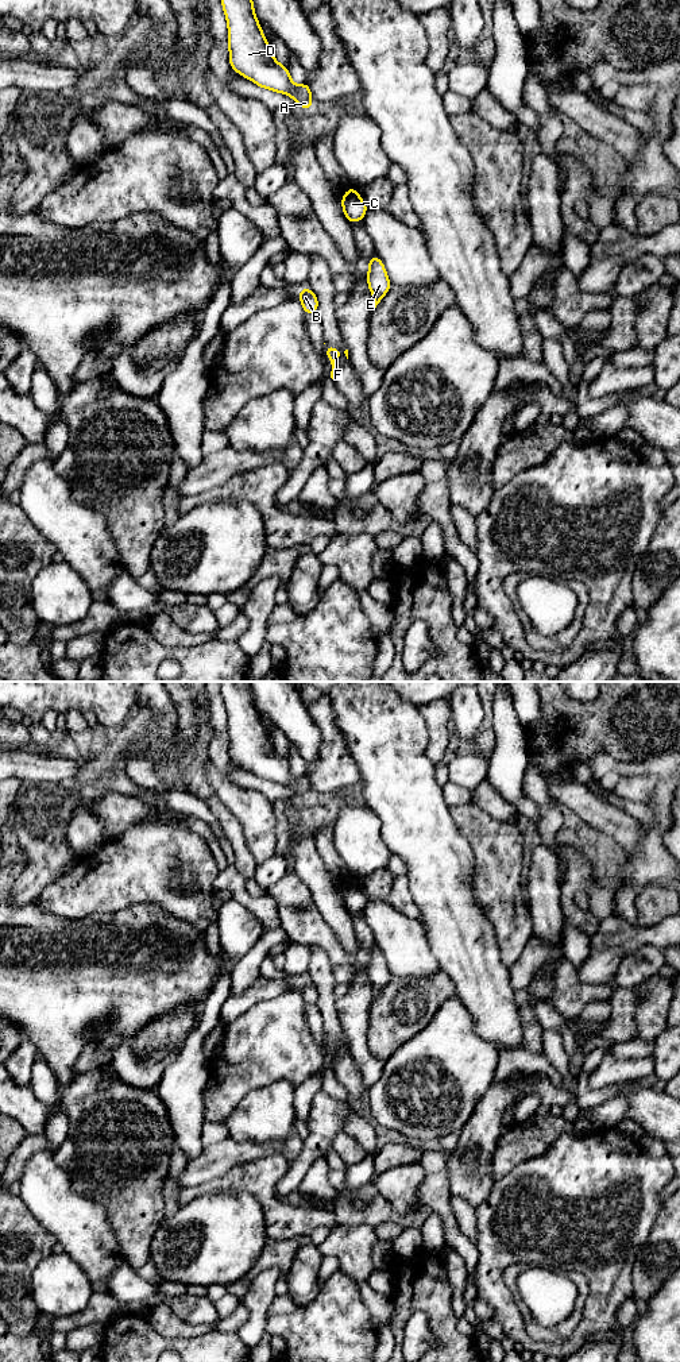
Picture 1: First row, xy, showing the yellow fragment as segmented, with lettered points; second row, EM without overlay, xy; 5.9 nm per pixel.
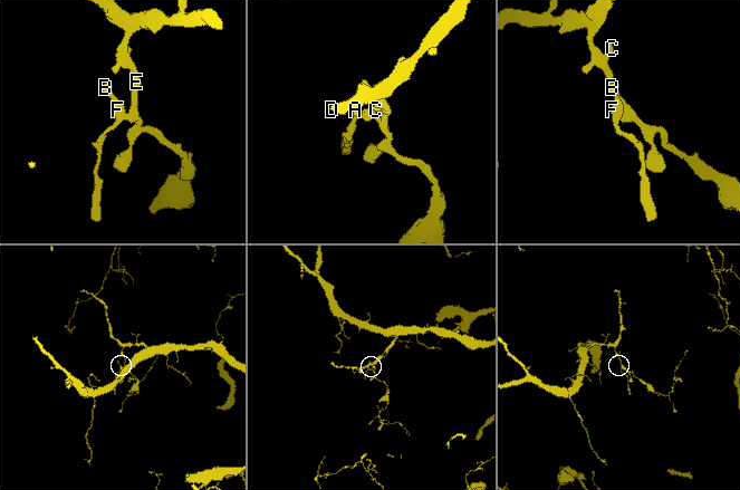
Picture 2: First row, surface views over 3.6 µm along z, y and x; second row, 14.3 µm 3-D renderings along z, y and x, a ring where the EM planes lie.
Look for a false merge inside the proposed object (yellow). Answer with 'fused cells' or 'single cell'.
single cell

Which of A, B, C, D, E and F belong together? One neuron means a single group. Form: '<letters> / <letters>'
A B C D E F

